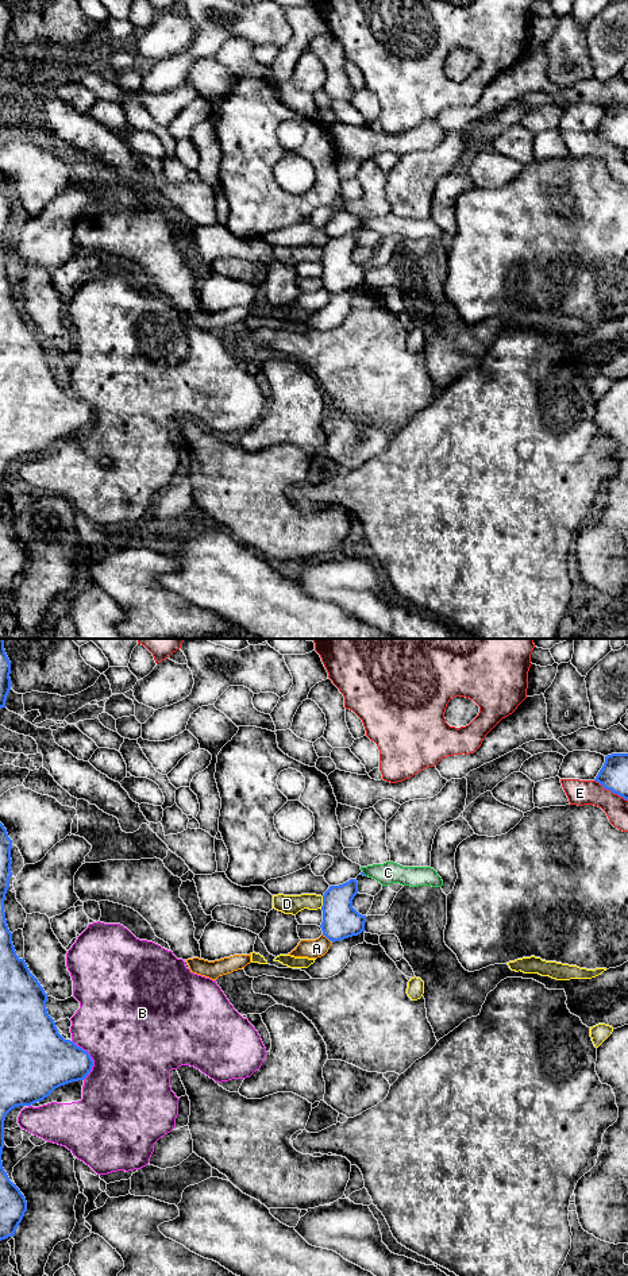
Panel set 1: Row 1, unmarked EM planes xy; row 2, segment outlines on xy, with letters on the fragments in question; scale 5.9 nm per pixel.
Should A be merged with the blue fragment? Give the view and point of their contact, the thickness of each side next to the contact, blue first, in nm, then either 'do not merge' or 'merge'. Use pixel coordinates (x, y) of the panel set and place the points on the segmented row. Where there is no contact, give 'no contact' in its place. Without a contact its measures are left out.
xy (327, 937) | 220/110 nm | do not merge

